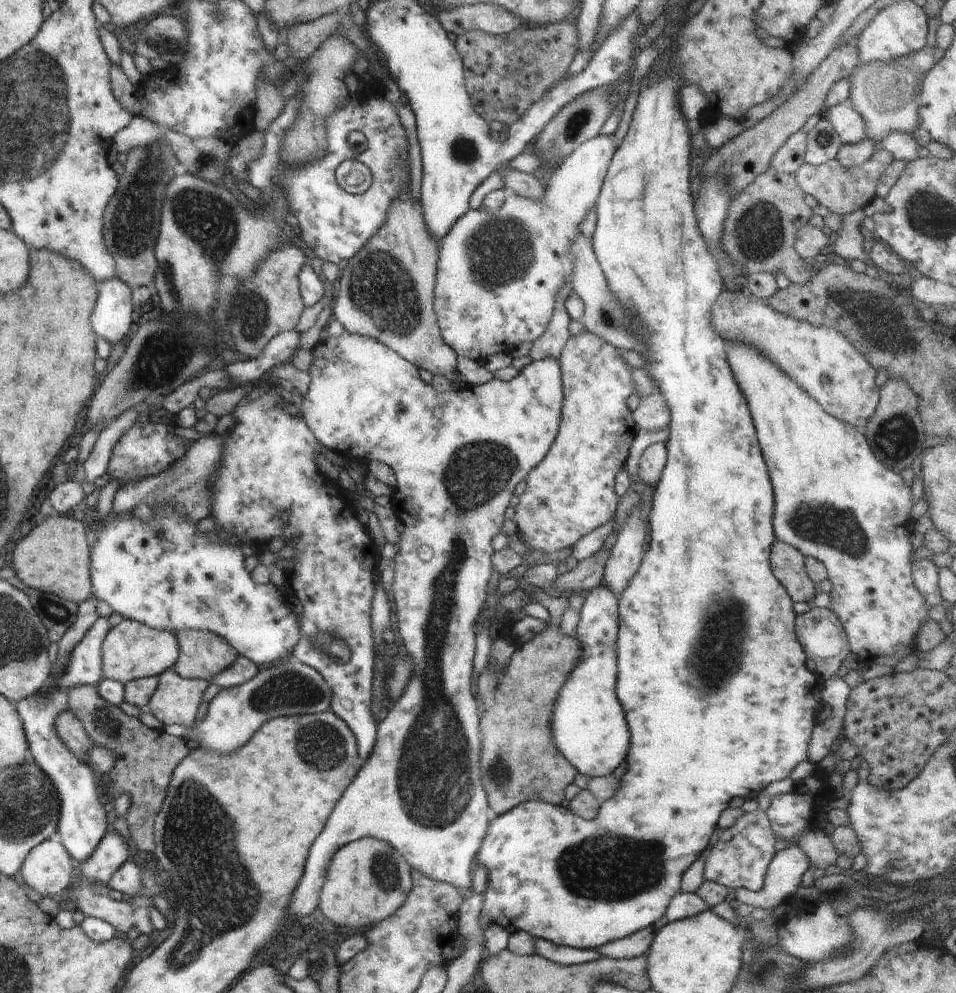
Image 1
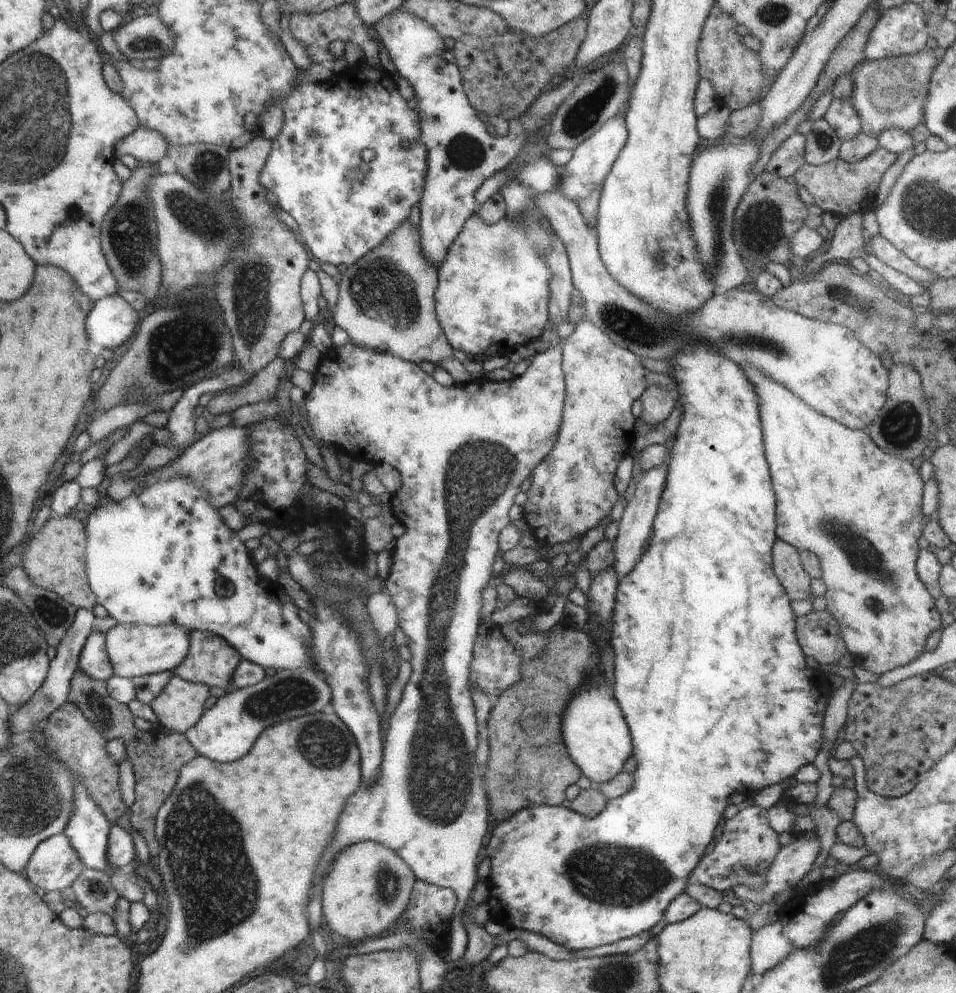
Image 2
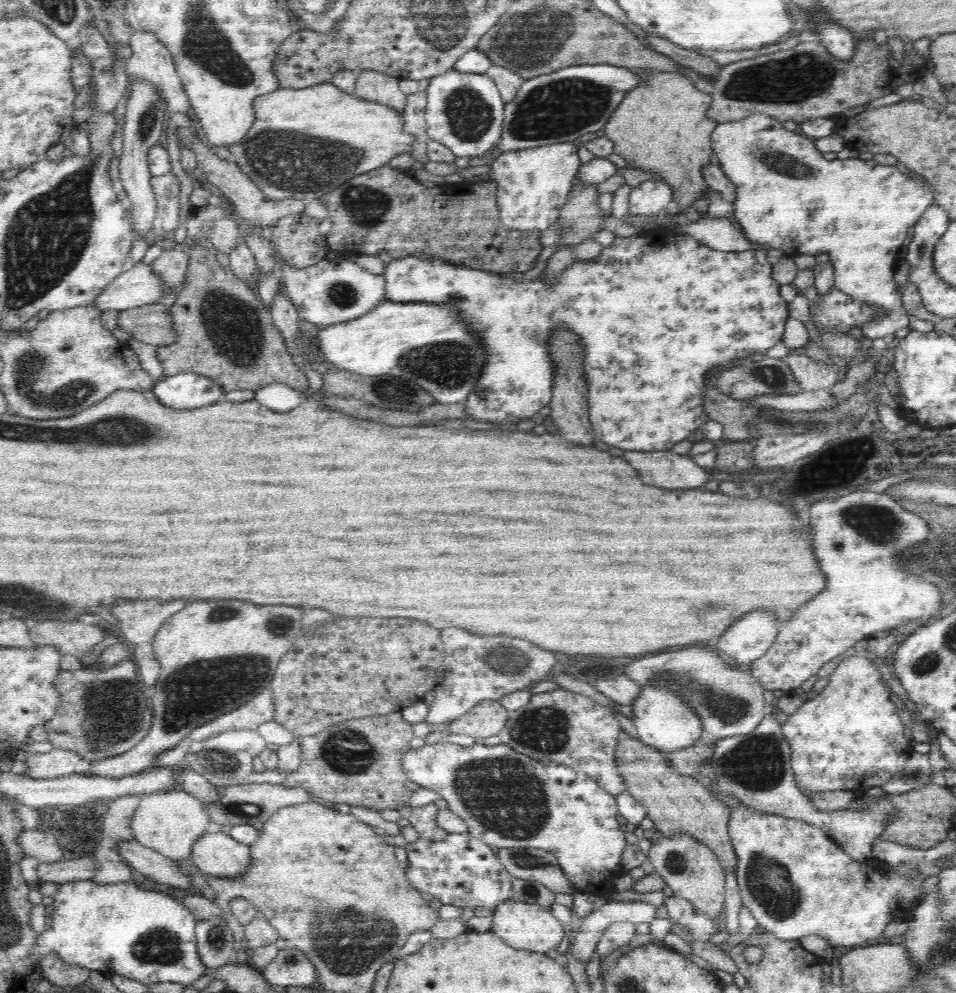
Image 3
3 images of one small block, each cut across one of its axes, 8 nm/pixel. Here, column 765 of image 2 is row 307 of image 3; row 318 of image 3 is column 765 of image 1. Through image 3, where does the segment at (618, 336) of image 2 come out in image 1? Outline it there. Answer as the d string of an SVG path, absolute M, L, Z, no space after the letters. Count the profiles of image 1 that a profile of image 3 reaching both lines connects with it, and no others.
M728 286L716 299L711 310L711 319L713 327L725 340L726 346L732 341L756 345L829 415L864 432L866 423L872 418L879 401L880 391L874 382L878 370L840 331L787 317L770 308L765 300L750 294L732 294Z

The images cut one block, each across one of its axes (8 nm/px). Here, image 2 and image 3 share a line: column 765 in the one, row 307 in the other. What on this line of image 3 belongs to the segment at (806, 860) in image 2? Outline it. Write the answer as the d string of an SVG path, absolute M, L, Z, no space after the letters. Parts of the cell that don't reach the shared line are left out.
M751 114L739 121L719 123L712 133L712 150L724 175L736 185L734 220L748 240L764 244L765 250L782 249L785 256L792 258L801 253L828 252L829 262L818 263L814 269L818 292L816 303L834 287L864 303L888 309L888 314L880 314L876 320L862 326L864 336L872 340L908 327L908 313L894 275L898 268L898 252L902 252L908 228L914 226L936 202L927 182L912 179L894 166L876 164L873 159L842 161L840 158L824 158L816 149L814 140L788 131L783 123L767 114Z

